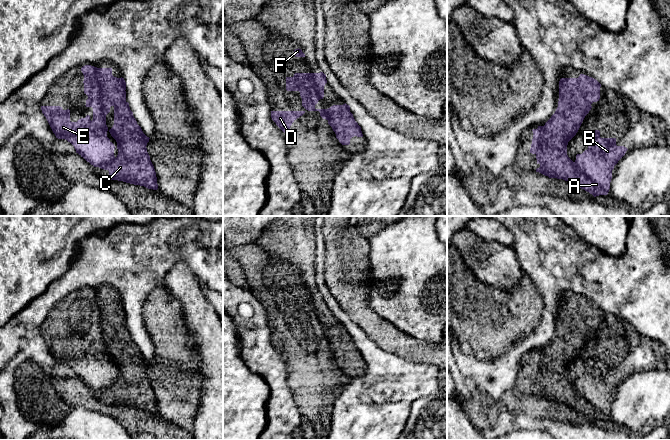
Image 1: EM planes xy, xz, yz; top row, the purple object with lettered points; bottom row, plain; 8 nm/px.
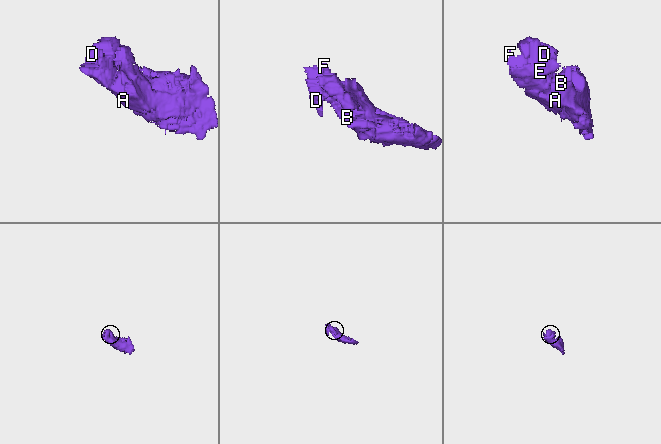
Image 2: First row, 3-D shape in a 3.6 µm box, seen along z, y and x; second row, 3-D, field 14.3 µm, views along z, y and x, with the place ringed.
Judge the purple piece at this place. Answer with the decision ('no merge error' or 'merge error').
merge error

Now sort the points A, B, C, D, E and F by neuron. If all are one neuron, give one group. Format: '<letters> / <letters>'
A B D E F / C

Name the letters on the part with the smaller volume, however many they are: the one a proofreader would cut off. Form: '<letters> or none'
C

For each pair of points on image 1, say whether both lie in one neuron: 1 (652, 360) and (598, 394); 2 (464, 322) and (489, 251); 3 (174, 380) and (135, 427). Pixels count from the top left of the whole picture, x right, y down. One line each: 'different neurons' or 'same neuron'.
1: same neuron
2: different neurons
3: different neurons

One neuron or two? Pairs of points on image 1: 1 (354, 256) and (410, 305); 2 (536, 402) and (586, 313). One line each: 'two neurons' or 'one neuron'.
1: two neurons
2: two neurons

